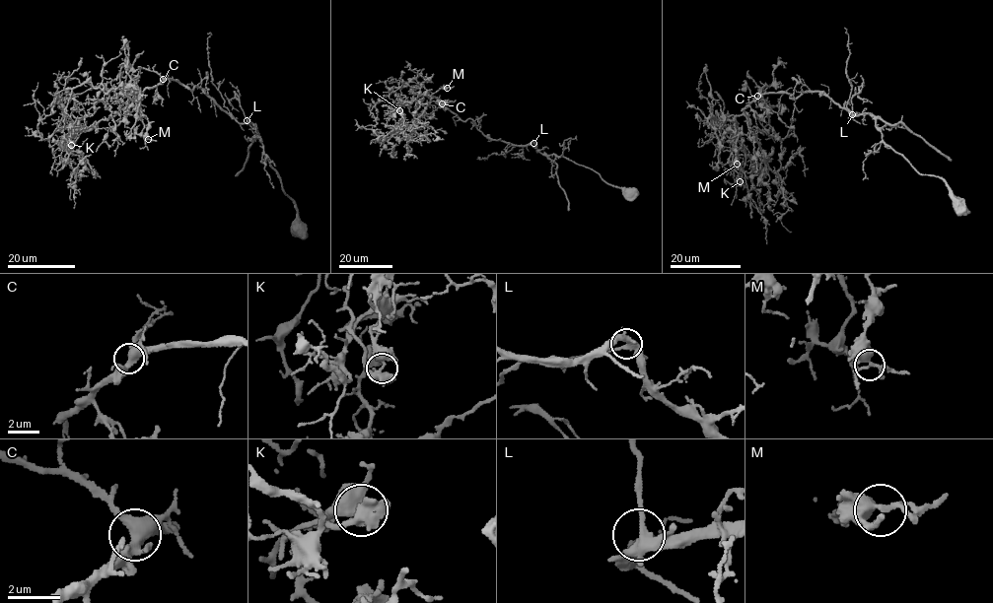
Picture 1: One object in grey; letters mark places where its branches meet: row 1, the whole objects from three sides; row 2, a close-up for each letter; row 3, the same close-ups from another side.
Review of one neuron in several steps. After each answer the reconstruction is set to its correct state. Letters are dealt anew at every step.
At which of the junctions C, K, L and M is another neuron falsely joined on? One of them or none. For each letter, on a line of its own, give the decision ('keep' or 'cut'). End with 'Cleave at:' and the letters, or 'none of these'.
C: keep
K: cut
L: keep
M: keep
Cleave at: K

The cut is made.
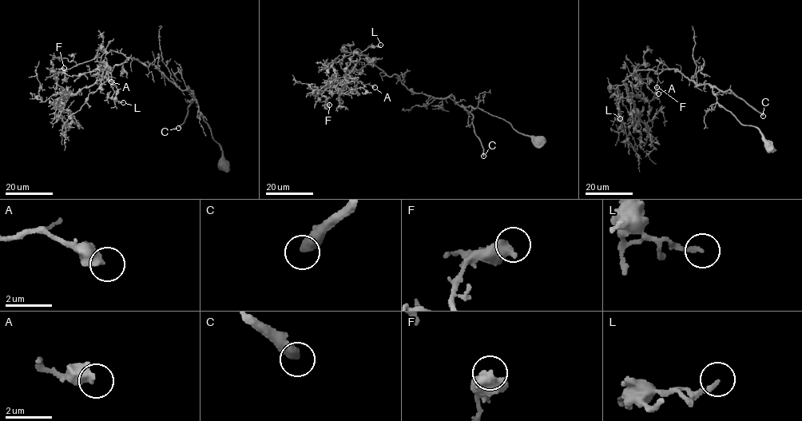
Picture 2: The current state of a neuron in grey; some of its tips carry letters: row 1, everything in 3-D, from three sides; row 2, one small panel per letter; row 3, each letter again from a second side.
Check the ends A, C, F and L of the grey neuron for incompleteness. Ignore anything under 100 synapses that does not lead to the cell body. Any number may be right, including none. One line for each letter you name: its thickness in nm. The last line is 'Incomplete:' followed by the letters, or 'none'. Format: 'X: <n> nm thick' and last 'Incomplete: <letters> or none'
C: 440 nm thick
Incomplete: C

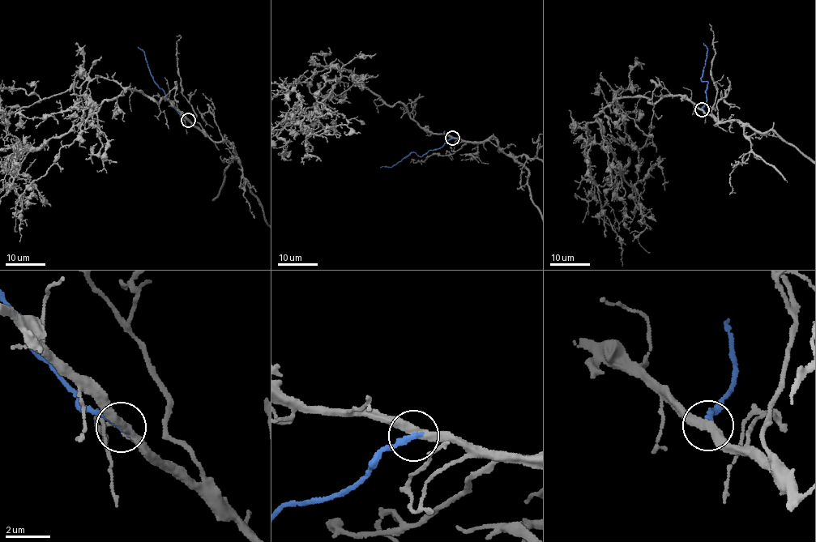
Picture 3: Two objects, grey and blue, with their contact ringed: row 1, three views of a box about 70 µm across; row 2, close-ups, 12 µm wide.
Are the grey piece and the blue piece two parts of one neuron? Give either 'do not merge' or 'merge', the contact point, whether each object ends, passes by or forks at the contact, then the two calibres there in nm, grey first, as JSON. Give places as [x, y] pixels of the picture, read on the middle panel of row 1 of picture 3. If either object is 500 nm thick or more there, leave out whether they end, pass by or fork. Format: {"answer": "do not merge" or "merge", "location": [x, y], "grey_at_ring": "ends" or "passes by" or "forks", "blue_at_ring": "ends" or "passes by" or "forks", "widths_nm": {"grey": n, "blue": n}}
{"answer": "do not merge", "location": [452, 138], "grey_at_ring": "passes by", "blue_at_ring": "ends", "widths_nm": {"grey": 360, "blue": 240}}

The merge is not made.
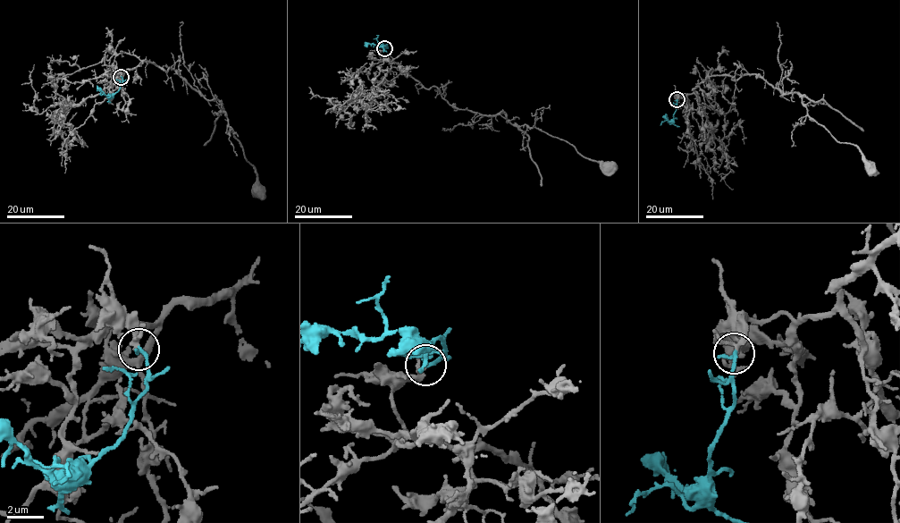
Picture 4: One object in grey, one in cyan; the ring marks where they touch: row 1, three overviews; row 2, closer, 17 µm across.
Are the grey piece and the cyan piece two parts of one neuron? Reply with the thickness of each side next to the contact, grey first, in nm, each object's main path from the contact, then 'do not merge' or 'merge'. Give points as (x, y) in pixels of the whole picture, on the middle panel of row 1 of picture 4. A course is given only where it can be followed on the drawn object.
190/240 nm | grey via (383, 49), (381, 59), (437, 88), (449, 103), (484, 115), (502, 111), (608, 166) | cyan via (383, 49), (388, 46), (368, 44), (364, 46) | merge

